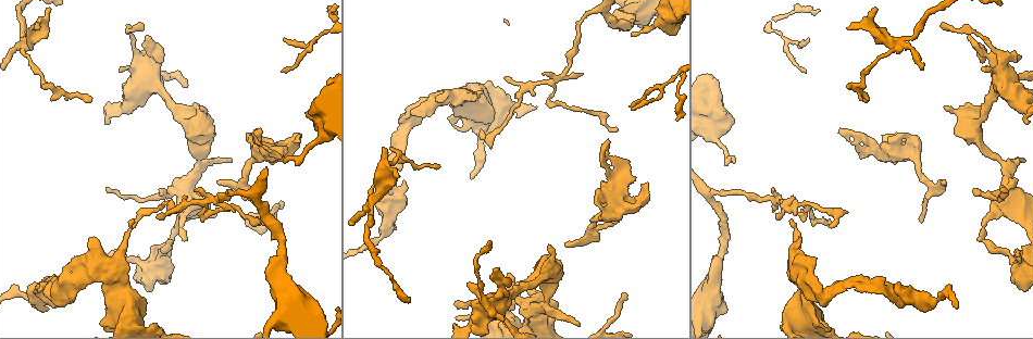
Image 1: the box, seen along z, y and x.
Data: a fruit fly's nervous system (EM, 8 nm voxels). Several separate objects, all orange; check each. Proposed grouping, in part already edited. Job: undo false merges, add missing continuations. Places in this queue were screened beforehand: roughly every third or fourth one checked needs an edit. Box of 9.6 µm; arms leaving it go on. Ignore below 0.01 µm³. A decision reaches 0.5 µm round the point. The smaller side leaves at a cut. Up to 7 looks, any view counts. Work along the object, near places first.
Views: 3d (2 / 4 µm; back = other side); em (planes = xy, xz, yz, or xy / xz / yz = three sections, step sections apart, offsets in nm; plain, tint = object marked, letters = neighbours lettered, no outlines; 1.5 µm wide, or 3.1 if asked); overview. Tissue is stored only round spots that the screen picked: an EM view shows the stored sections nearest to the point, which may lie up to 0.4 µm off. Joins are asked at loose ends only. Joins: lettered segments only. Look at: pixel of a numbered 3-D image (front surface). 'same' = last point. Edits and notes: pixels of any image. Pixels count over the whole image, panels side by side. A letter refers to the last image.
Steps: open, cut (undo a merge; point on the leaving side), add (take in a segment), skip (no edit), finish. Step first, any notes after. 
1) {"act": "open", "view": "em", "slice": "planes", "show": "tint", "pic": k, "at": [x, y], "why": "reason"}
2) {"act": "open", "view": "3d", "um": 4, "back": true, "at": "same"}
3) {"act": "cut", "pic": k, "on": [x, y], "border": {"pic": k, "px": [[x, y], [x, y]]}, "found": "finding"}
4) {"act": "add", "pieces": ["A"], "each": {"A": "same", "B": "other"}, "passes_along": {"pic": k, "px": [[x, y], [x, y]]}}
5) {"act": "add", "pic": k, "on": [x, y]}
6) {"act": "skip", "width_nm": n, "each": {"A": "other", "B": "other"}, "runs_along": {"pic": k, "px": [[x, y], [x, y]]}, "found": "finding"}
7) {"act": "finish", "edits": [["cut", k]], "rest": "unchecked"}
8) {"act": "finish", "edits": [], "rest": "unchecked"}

{"act": "open", "view": "3d", "um": 4, "pic": 1, "at": [623, 293], "why": "free end"}

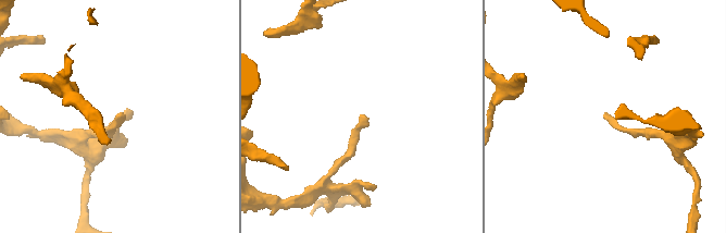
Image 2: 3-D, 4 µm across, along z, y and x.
{"act": "open", "view": "em", "slice": "planes", "show": "letters", "pic": 2, "at": [607, 114], "why": "now the EM"}

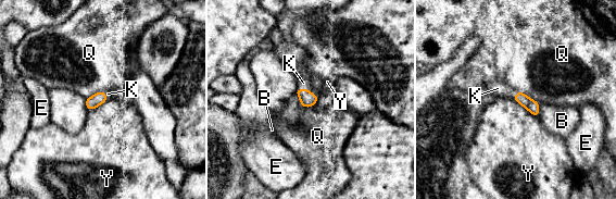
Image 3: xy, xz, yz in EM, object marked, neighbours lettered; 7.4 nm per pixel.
{"act": "add", "pieces": ["K"], "each": {"B": "other", "E": "other", "K": "same", "Q": "other", "Y": "other"}, "passes_along": {"pic": 3, "px": [[306, 98], [308, 89], [303, 83]]}, "found": "the cell continues"}

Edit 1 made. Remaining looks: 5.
{"act": "open", "view": "em", "slice": "planes", "show": "letters", "pic": 1, "at": [619, 222], "why": "thin end"}

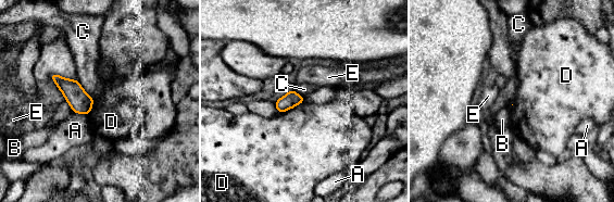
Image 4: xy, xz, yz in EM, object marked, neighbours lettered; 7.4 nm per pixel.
{"act": "skip", "each": {"A": "other", "B": "other", "C": "other", "D": "other", "E": "other"}, "border": {"pic": 4, "px": [[304, 100], [279, 113]]}, "found": "none of them fits"}

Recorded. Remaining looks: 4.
{"act": "open", "view": "3d", "um": 2, "pic": 1, "at": [976, 239], "why": "branch stops here"}

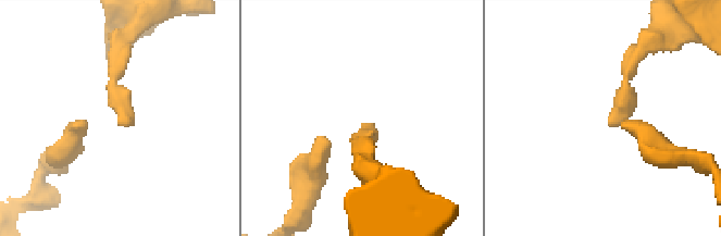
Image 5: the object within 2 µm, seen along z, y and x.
{"act": "open", "view": "em", "slice": "planes", "show": "letters", "pic": 5, "at": [609, 123], "why": "need the tissue"}

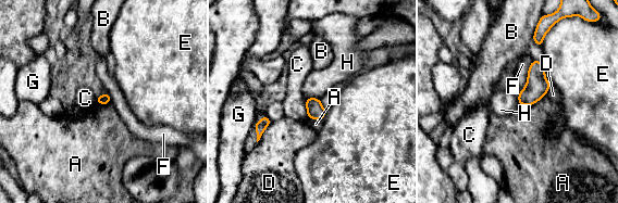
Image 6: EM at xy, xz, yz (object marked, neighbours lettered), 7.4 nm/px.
{"act": "skip", "each": {"A": "other", "B": "other", "C": "other", "D": "other", "E": "other", "F": "other", "G": "other", "H": "other"}, "border": {"pic": 6, "px": [[319, 98], [306, 99]]}, "found": "no lettered segment goes on from it"}

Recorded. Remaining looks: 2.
{"act": "finish", "edits": [["add", 3]], "rest": "unchecked"}

